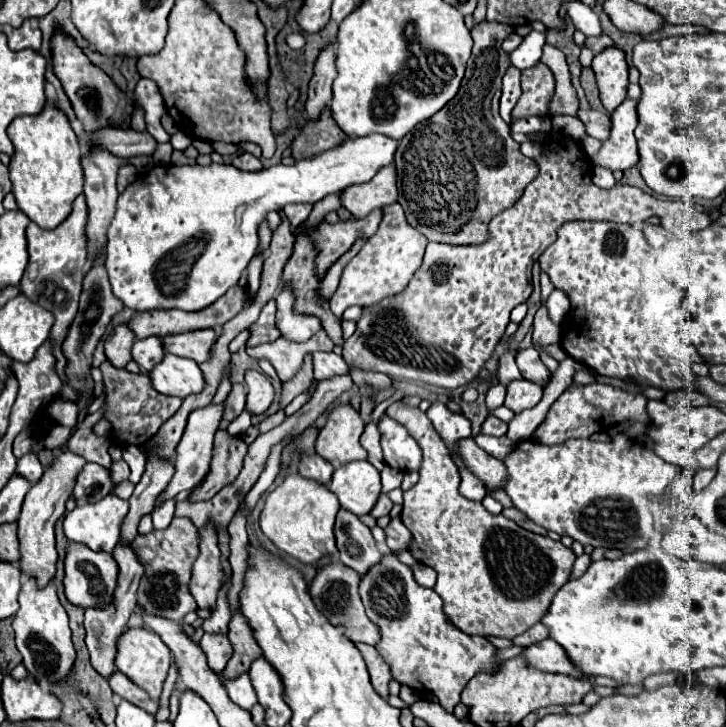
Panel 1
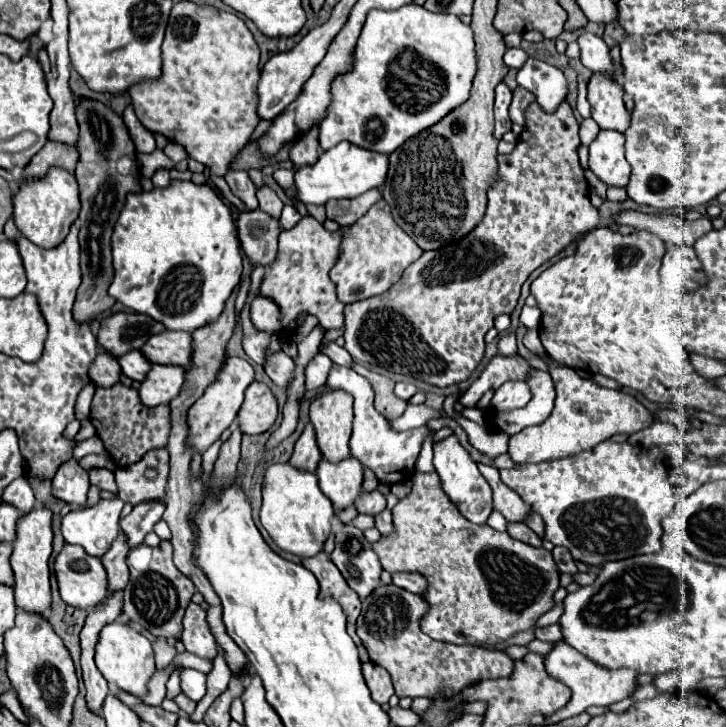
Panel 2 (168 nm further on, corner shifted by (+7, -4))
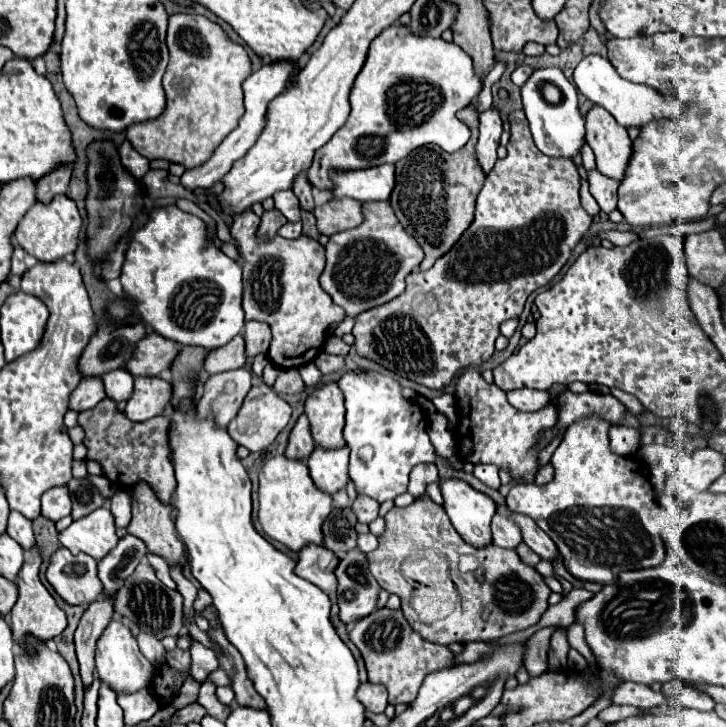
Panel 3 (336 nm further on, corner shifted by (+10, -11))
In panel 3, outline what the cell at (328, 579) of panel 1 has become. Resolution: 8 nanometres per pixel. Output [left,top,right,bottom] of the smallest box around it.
[295,544,347,642]

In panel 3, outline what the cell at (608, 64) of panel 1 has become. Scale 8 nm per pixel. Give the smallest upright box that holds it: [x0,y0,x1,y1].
[585,106,631,180]

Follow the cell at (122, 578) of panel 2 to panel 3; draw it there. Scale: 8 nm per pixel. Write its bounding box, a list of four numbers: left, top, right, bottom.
[75,598,115,686]

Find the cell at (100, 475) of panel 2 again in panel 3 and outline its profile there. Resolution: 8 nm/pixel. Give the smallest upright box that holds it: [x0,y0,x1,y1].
[111,496,131,528]

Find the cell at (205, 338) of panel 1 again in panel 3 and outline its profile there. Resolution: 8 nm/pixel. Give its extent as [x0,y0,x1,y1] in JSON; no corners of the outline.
[125,334,179,376]

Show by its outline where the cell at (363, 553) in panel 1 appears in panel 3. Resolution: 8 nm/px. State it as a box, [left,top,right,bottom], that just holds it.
[335,548,381,626]

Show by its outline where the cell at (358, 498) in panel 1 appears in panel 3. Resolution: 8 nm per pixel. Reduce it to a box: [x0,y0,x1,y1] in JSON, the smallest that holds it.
[307,446,349,494]

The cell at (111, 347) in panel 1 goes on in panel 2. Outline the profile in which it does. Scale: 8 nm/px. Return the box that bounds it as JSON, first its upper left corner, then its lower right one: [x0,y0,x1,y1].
[88,351,120,387]

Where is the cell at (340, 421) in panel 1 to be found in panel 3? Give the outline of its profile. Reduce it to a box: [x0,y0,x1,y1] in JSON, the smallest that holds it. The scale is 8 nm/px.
[305,382,345,450]

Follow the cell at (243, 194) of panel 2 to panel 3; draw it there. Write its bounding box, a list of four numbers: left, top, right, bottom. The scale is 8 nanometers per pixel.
[231,210,345,368]

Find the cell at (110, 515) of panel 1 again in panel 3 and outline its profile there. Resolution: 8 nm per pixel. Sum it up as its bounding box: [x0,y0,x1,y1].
[59,506,117,560]

